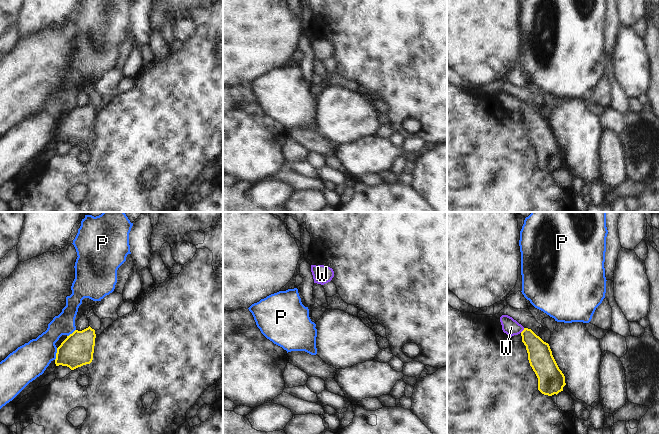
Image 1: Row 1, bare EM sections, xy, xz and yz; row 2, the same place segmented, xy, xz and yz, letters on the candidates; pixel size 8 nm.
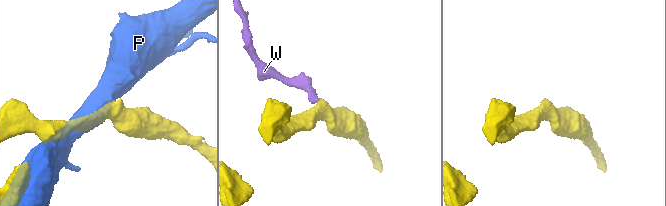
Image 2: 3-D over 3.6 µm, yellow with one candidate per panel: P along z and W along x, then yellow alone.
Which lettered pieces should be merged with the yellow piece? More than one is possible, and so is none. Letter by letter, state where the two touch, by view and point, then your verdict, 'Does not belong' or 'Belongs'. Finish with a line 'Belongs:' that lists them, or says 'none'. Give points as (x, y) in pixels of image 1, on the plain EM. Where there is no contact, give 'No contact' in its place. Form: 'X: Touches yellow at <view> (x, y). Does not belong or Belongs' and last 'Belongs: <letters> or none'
P: Touches yellow at xy (56, 130). Does not belong
W: Touches yellow at yz (523, 106). Belongs
Belongs: W.

